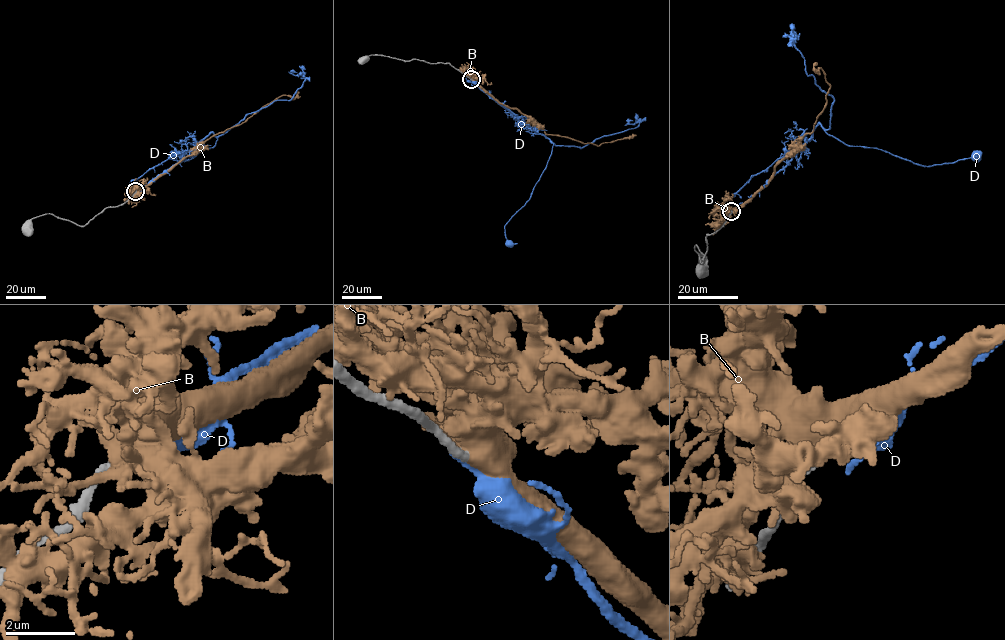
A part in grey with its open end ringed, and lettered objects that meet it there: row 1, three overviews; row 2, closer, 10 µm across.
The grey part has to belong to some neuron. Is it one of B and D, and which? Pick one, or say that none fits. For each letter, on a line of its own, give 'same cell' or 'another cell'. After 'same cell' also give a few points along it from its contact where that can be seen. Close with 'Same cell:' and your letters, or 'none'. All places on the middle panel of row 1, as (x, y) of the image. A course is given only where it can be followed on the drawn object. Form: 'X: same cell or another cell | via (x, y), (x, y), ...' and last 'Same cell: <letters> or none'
B: same cell | via (471, 80), (500, 103), (527, 115), (546, 134), (598, 146), (632, 137)
D: another cell
Same cell: B

